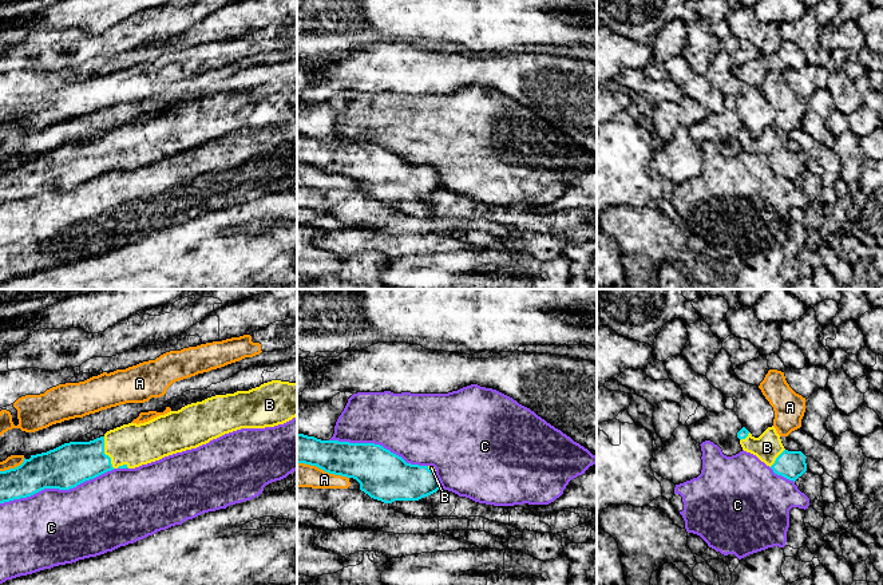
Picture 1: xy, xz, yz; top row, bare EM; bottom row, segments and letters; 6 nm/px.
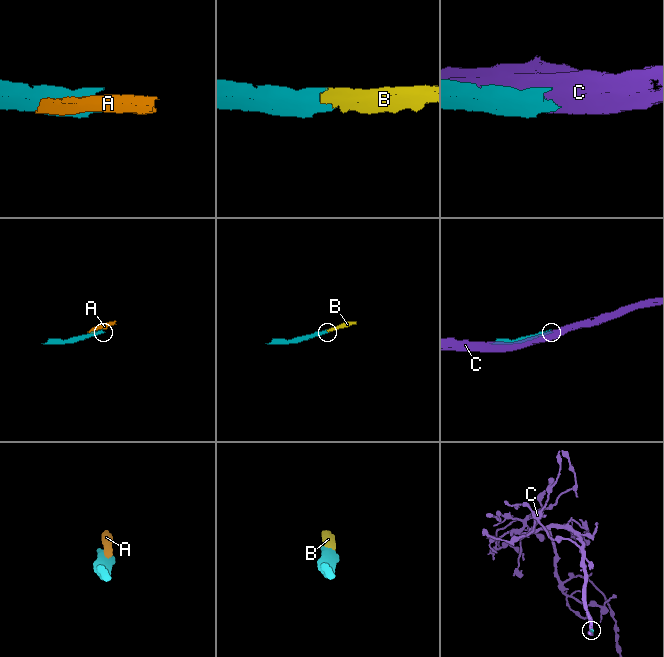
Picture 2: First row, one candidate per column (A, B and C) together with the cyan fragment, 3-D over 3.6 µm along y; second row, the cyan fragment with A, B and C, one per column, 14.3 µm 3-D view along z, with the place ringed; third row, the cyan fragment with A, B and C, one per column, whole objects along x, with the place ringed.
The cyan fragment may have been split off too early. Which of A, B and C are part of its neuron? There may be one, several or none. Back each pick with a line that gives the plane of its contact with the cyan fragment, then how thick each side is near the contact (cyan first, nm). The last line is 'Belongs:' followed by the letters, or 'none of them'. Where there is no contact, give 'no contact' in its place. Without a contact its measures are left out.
B: meets cyan in xy; 260 nm thick on the cyan side, 260 nm on the other
Belongs: B

